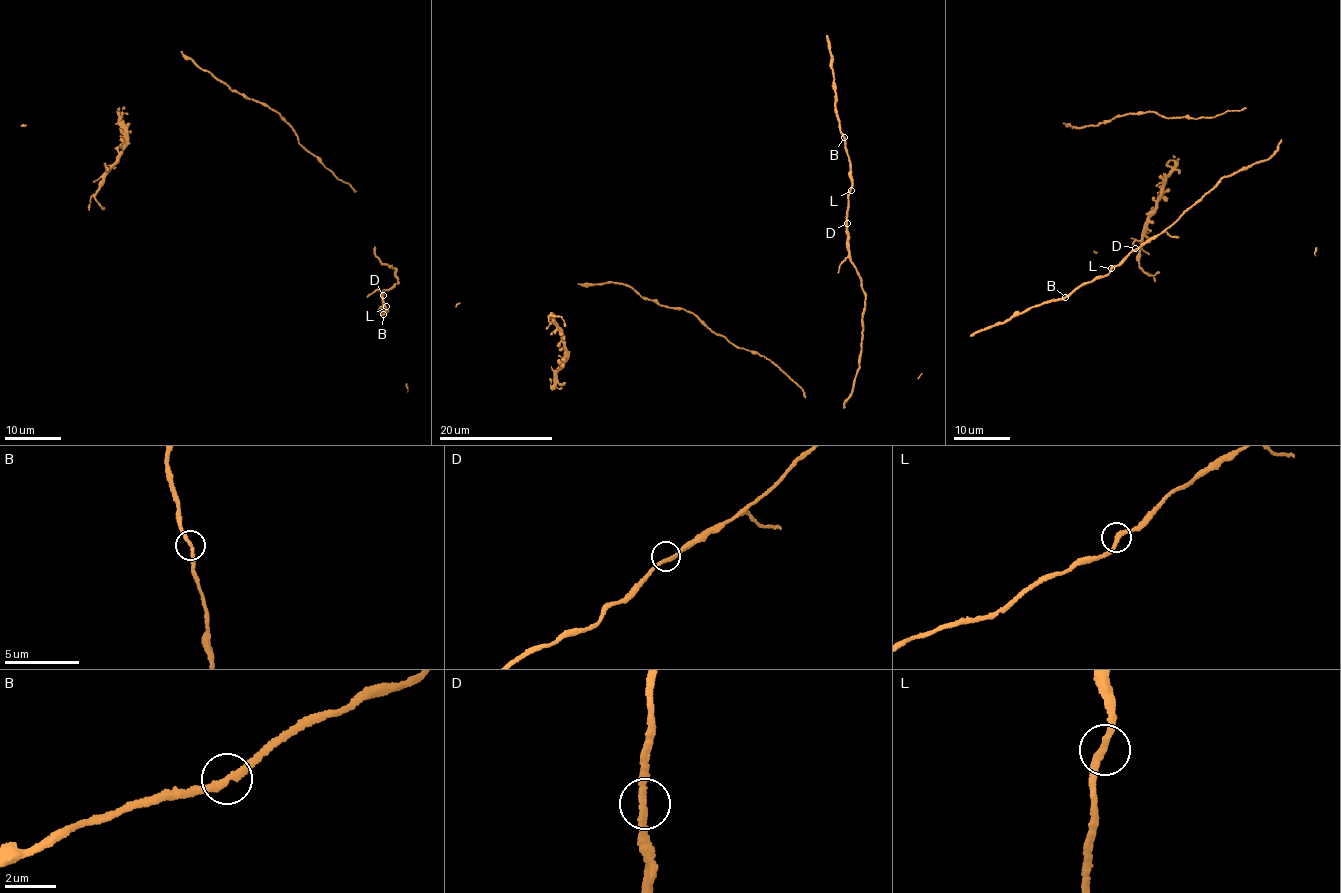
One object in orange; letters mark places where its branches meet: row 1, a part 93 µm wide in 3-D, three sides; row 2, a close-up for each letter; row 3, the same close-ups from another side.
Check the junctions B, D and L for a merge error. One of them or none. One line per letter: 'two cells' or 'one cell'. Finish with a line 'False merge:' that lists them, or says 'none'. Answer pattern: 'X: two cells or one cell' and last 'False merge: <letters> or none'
B: one cell
D: one cell
L: one cell
False merge: none

